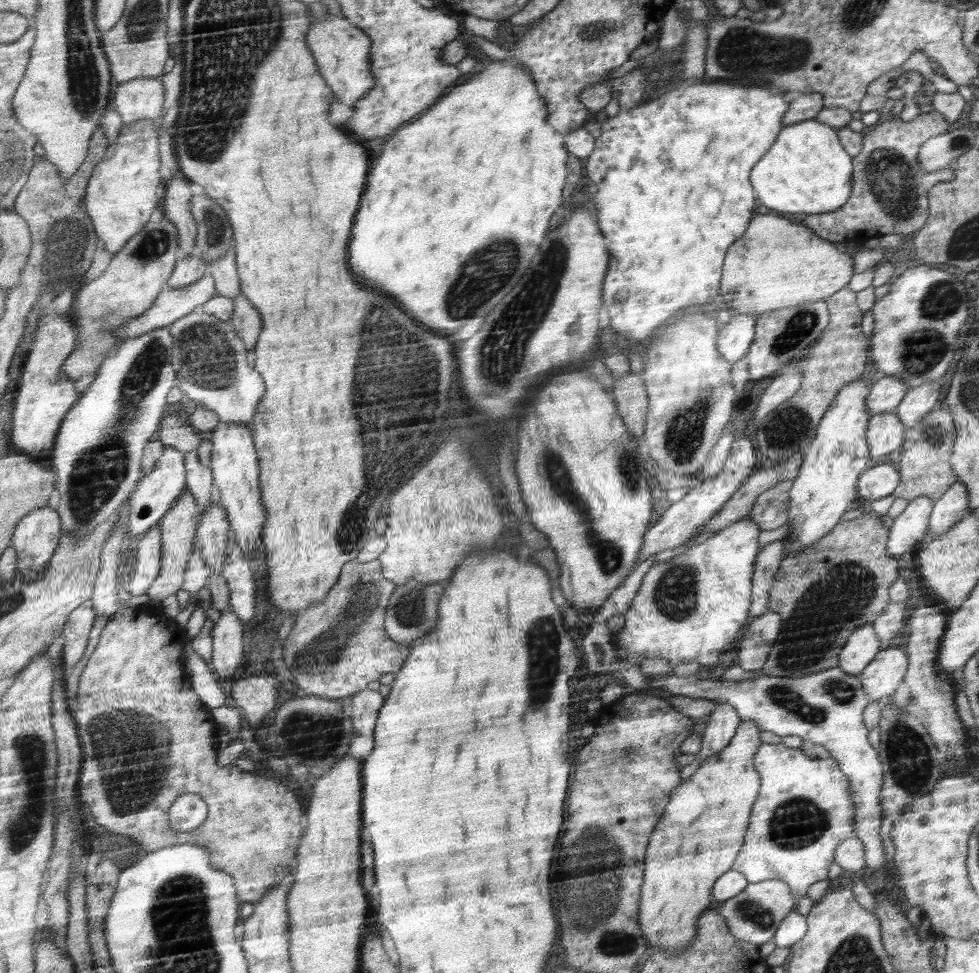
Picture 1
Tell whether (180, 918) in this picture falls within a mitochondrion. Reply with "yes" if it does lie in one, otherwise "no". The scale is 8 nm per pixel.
yes

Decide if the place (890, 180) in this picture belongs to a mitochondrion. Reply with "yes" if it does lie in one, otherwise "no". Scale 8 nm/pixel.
yes

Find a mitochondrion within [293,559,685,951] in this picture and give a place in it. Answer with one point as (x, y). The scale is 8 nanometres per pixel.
(542, 638)

